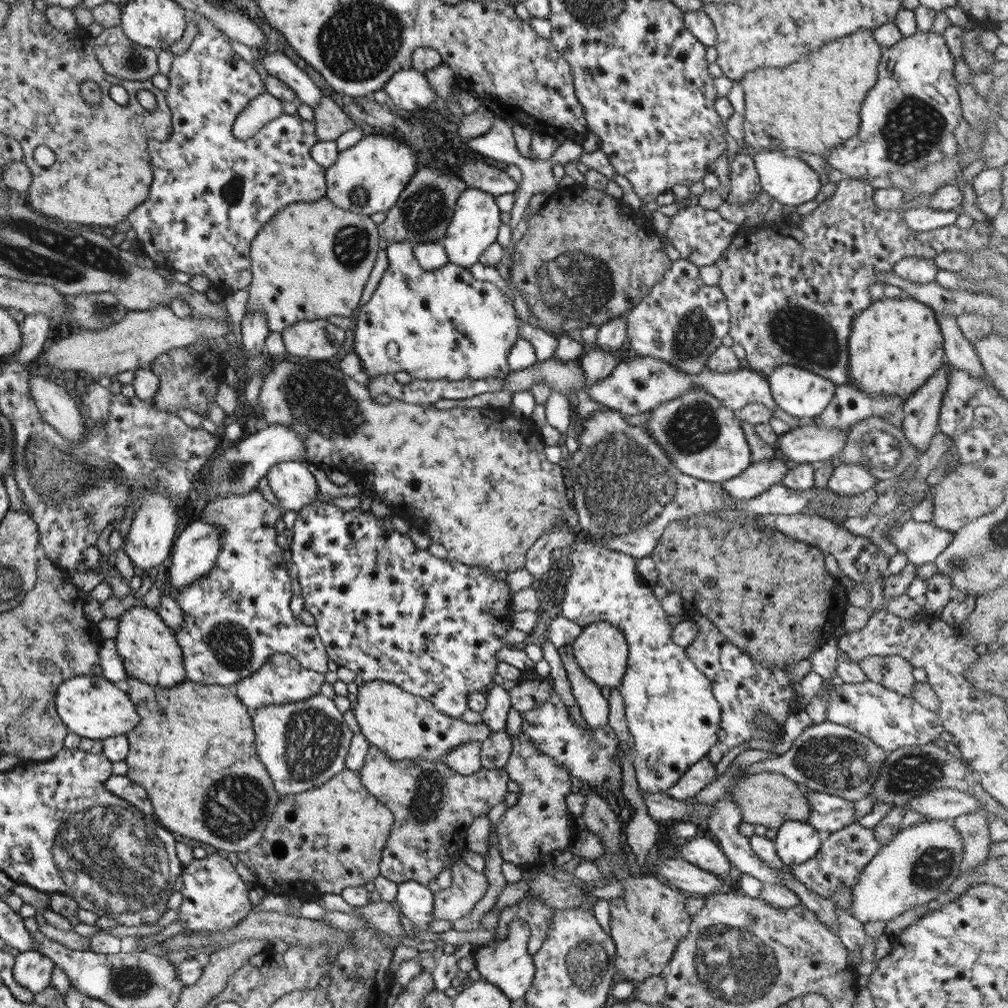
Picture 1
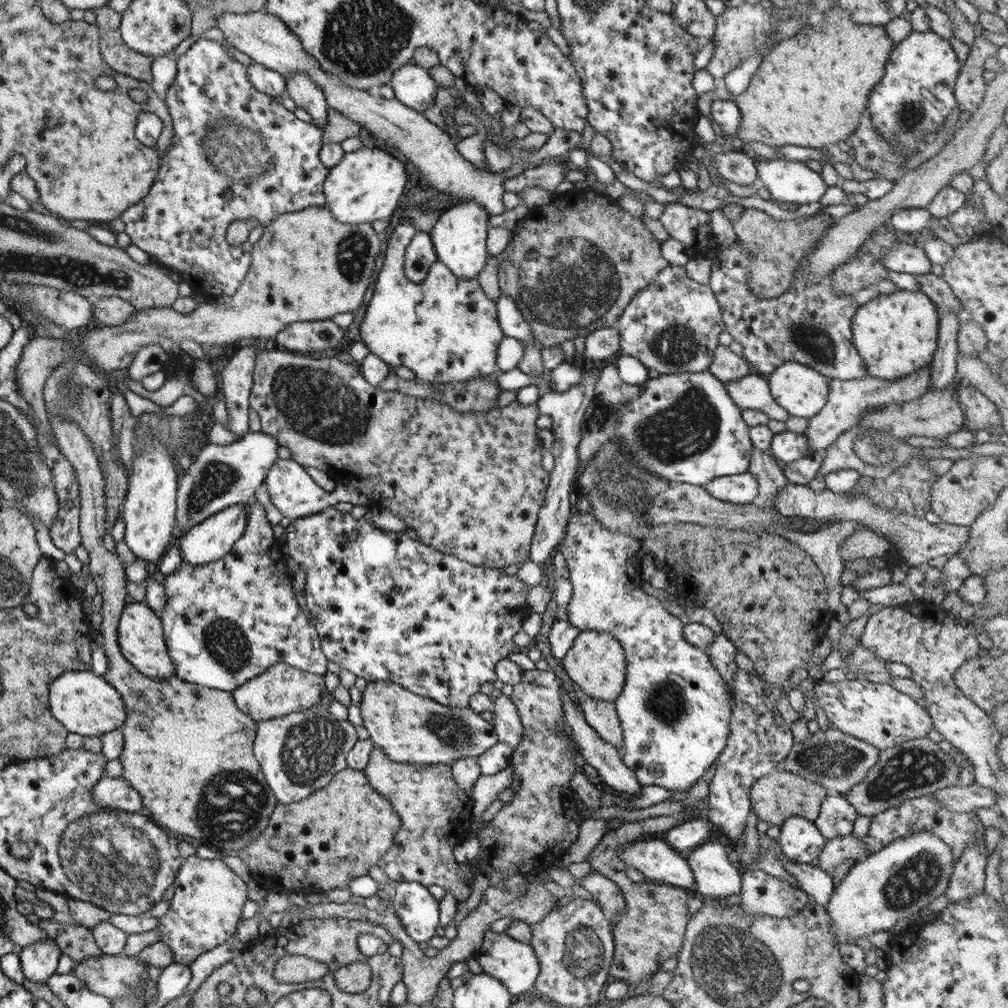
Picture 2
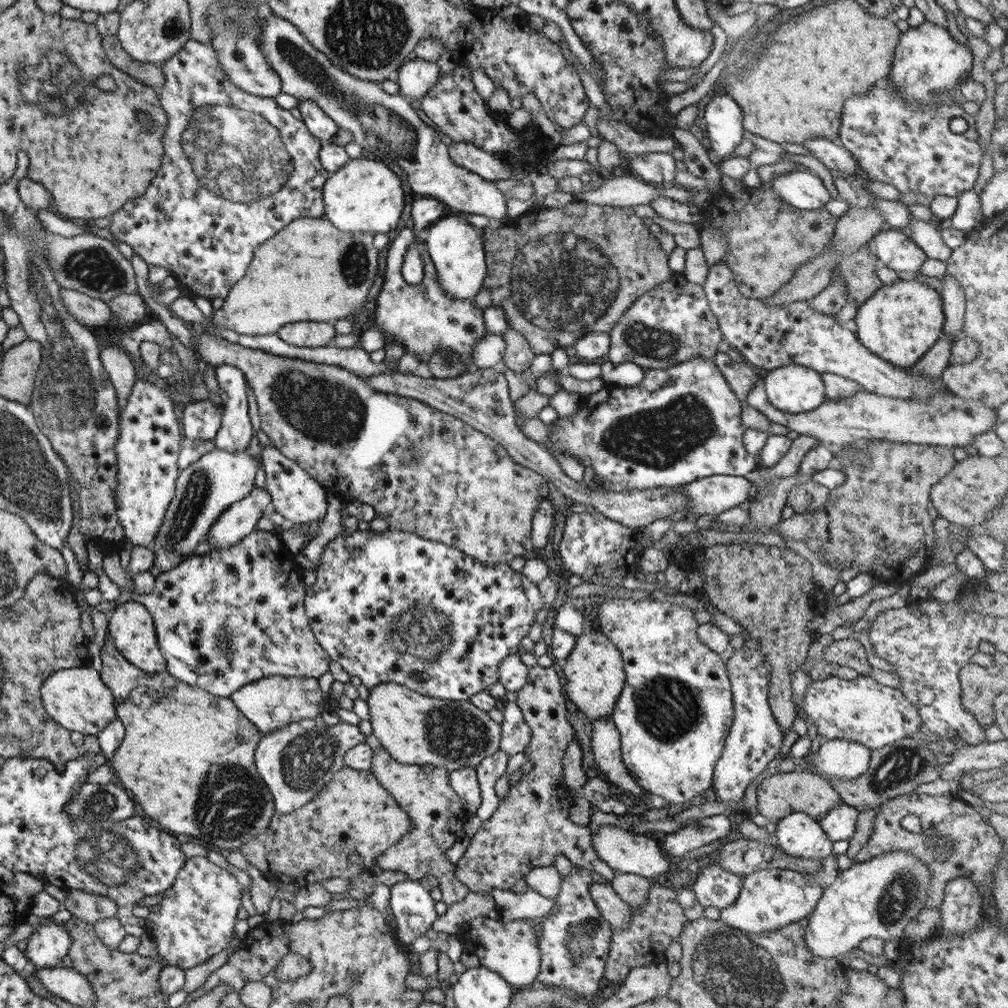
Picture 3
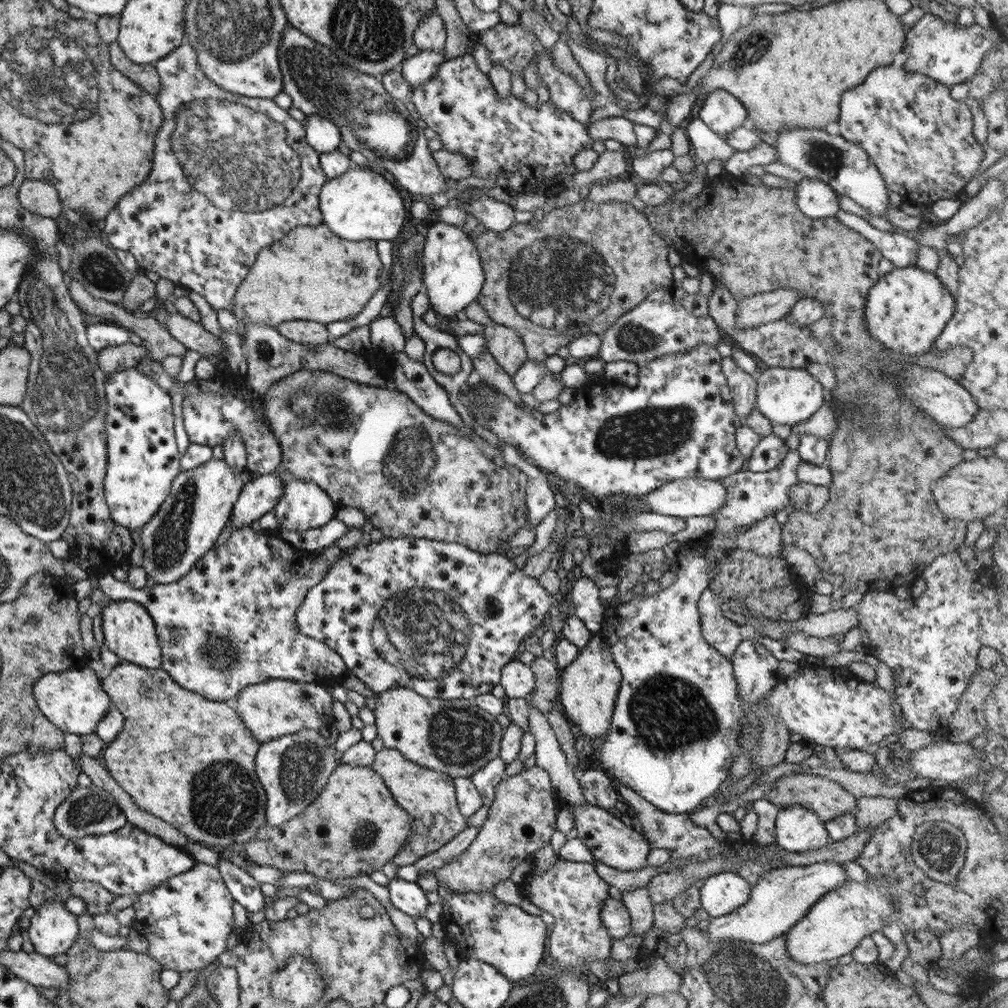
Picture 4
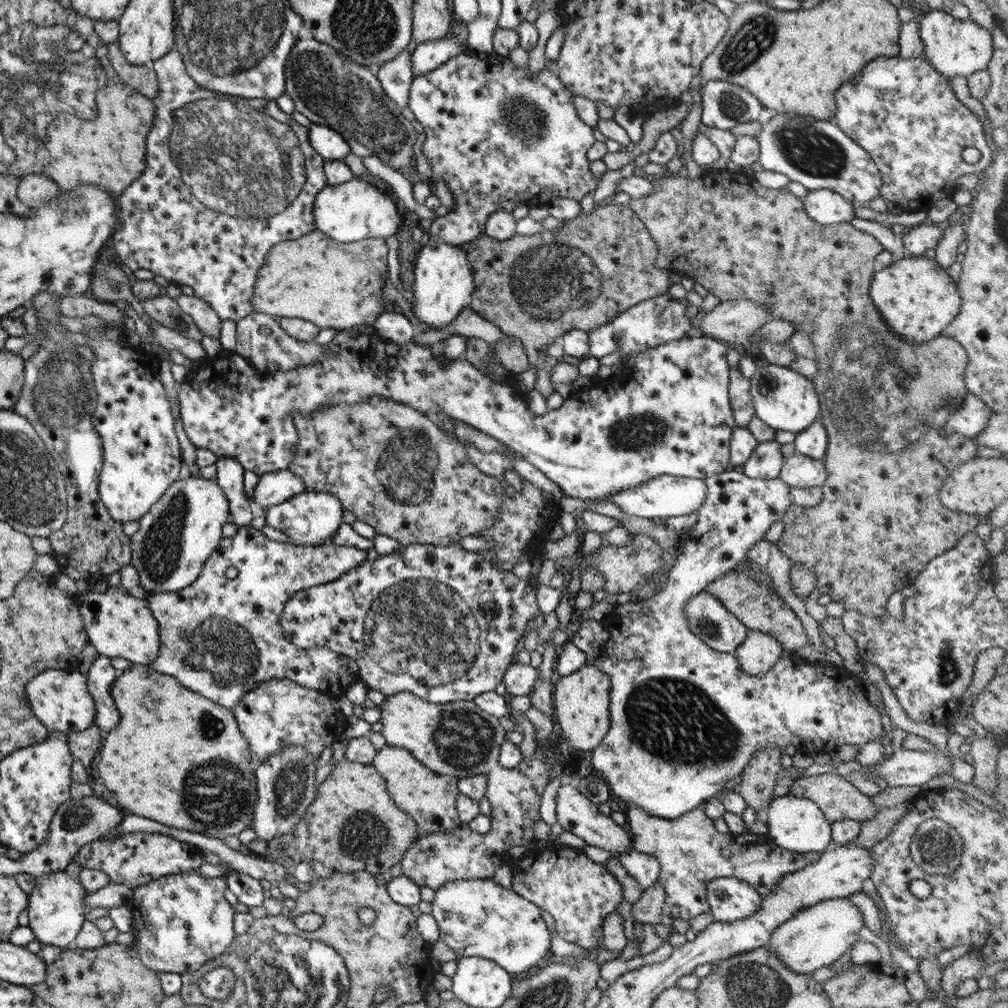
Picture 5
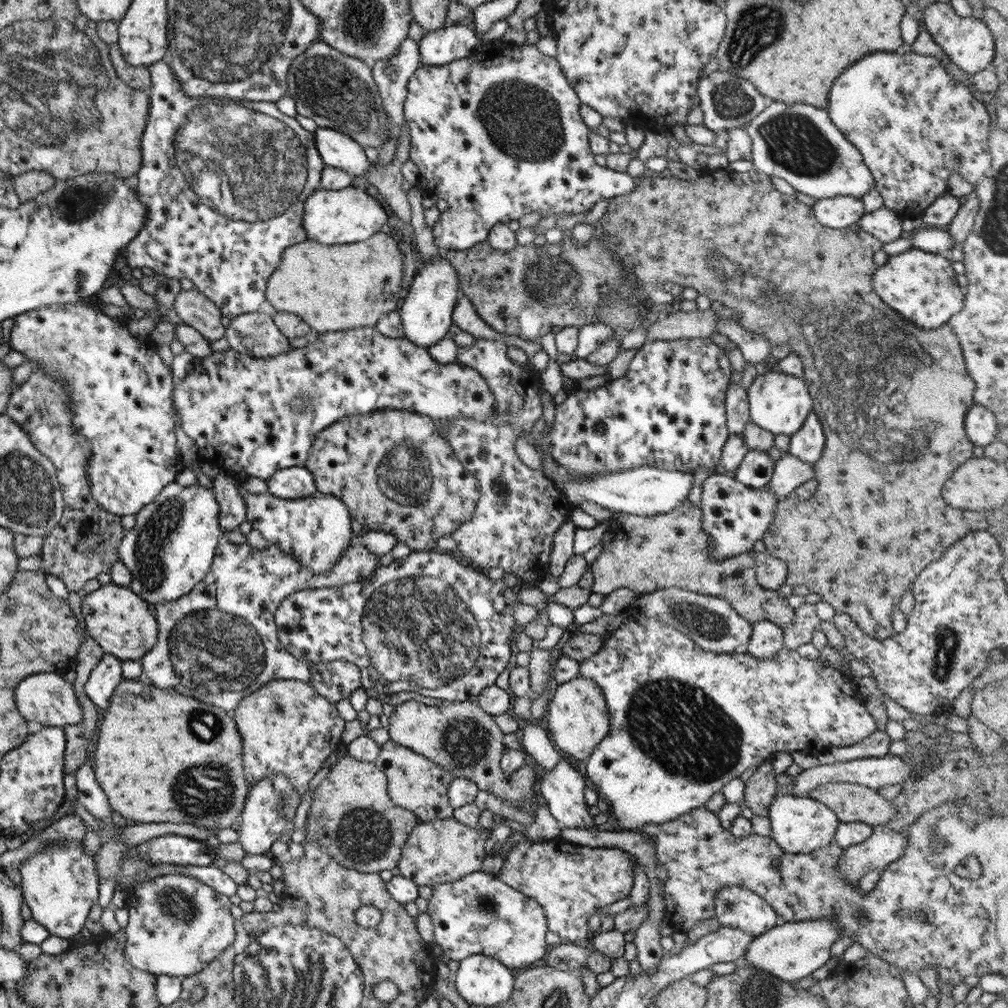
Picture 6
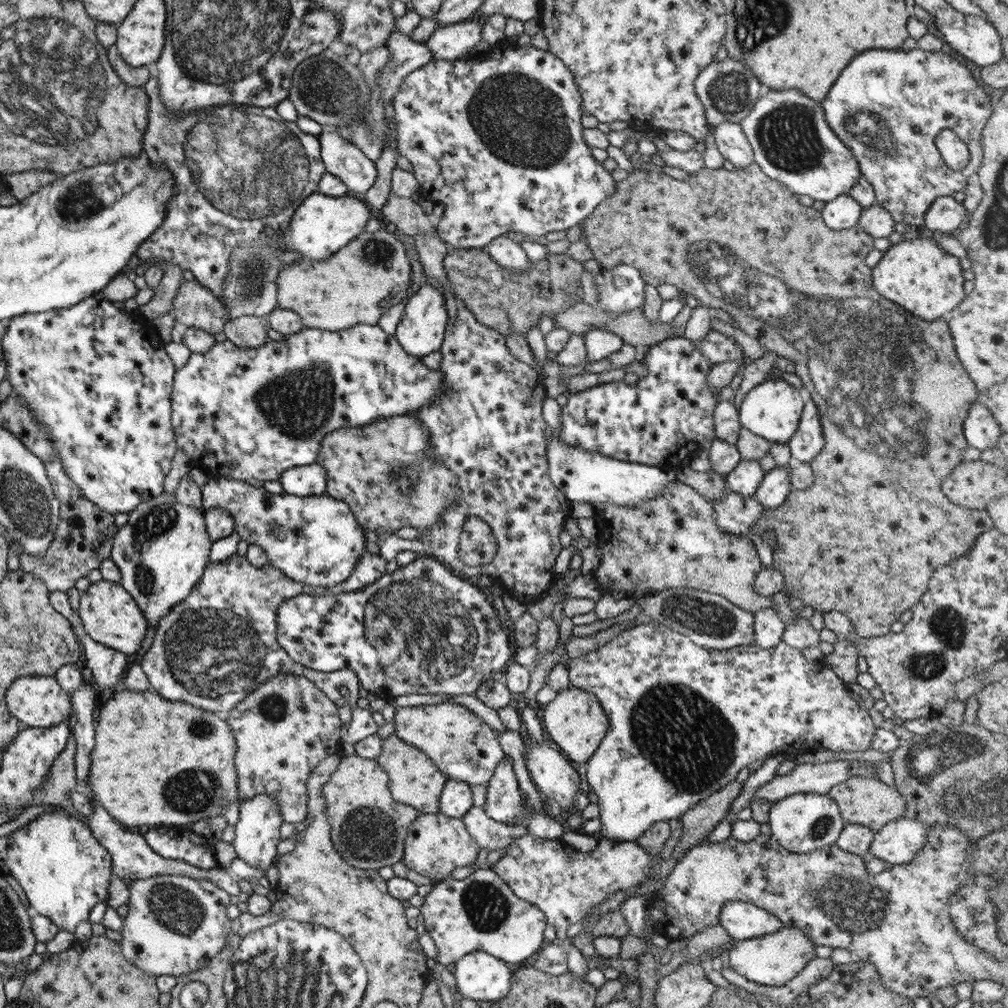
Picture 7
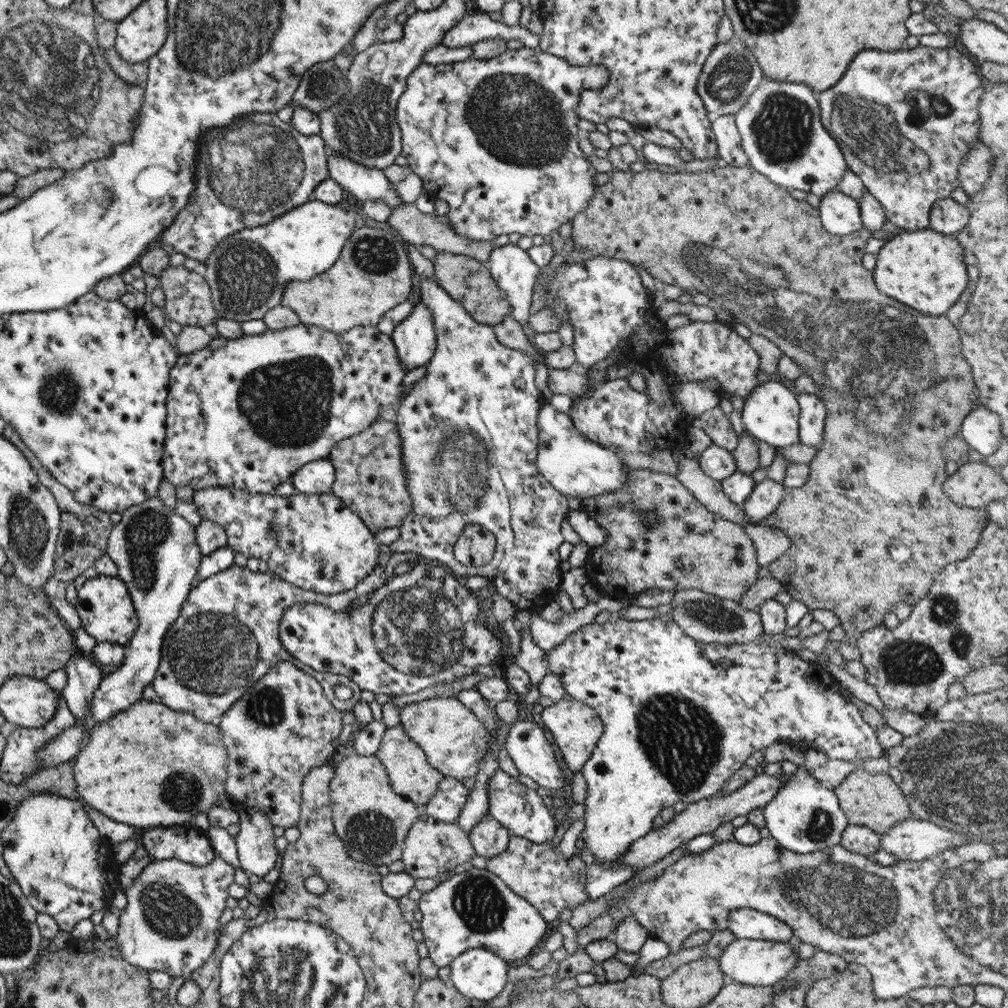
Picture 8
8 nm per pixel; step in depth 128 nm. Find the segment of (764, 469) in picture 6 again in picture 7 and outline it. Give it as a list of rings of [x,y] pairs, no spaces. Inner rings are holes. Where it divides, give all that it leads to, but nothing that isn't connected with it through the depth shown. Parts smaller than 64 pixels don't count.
[[[741,460],[731,472],[723,476],[723,479],[727,489],[748,497],[755,494],[763,475],[758,461]]]

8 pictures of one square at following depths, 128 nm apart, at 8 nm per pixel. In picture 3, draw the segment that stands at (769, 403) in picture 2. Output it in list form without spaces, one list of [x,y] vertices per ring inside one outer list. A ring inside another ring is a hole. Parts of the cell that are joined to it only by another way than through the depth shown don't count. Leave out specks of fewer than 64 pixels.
[[[757,379],[753,384],[753,388],[749,390],[749,394],[745,396],[745,407],[755,408],[761,412],[771,423],[779,424],[794,431],[801,436],[815,437],[818,442],[829,442],[829,444],[848,444],[860,442],[865,439],[889,440],[891,442],[903,442],[908,445],[911,444],[932,444],[936,446],[943,446],[947,448],[961,447],[966,444],[972,444],[972,438],[983,434],[983,432],[993,430],[996,422],[996,410],[987,407],[977,400],[965,400],[954,396],[950,391],[943,392],[943,394],[933,394],[933,398],[929,402],[915,402],[915,400],[895,400],[885,396],[879,396],[874,393],[866,391],[857,392],[851,397],[837,399],[824,399],[823,403],[810,412],[803,412],[801,414],[783,414],[775,407],[771,406],[765,396],[763,390],[763,382]]]

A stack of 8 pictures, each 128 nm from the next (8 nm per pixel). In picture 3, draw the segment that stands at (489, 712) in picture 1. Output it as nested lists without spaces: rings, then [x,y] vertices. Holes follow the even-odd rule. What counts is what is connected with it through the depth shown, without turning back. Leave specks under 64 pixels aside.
[[[505,699],[499,700],[502,711],[500,727],[500,740],[498,749],[513,756],[517,752],[524,752],[524,748],[530,739],[529,727],[524,723],[522,712],[515,702]]]

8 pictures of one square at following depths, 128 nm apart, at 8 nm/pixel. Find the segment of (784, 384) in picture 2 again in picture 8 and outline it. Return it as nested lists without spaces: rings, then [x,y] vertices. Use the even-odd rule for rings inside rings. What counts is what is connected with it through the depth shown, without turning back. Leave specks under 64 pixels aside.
[[[769,380],[757,385],[753,394],[745,398],[741,423],[745,425],[745,431],[751,437],[777,449],[787,448],[798,442],[798,411],[796,395],[783,384]]]

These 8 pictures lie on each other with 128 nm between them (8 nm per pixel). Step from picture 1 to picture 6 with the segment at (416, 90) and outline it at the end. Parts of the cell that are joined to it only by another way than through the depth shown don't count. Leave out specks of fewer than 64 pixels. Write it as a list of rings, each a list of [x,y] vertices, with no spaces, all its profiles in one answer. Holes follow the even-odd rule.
[[[468,22],[424,32],[417,43],[419,62],[425,66],[441,66],[466,58],[479,46],[479,39]]]

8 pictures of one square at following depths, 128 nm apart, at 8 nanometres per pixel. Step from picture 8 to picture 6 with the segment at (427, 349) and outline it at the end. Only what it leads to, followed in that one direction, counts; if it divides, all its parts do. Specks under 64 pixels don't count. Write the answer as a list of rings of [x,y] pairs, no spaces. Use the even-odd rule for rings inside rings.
[[[442,255],[431,262],[423,261],[423,267],[414,275],[408,292],[402,294],[401,302],[397,307],[404,330],[403,337],[426,349],[443,339],[452,324],[451,311],[455,306],[459,289],[458,276]]]

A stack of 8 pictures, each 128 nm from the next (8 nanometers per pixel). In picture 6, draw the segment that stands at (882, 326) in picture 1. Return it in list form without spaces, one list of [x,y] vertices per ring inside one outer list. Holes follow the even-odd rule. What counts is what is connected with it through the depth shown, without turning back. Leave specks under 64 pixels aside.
[[[910,248],[895,254],[873,271],[872,289],[889,308],[899,313],[907,322],[931,330],[939,328],[961,310],[963,295],[955,280],[948,255],[937,255]]]

